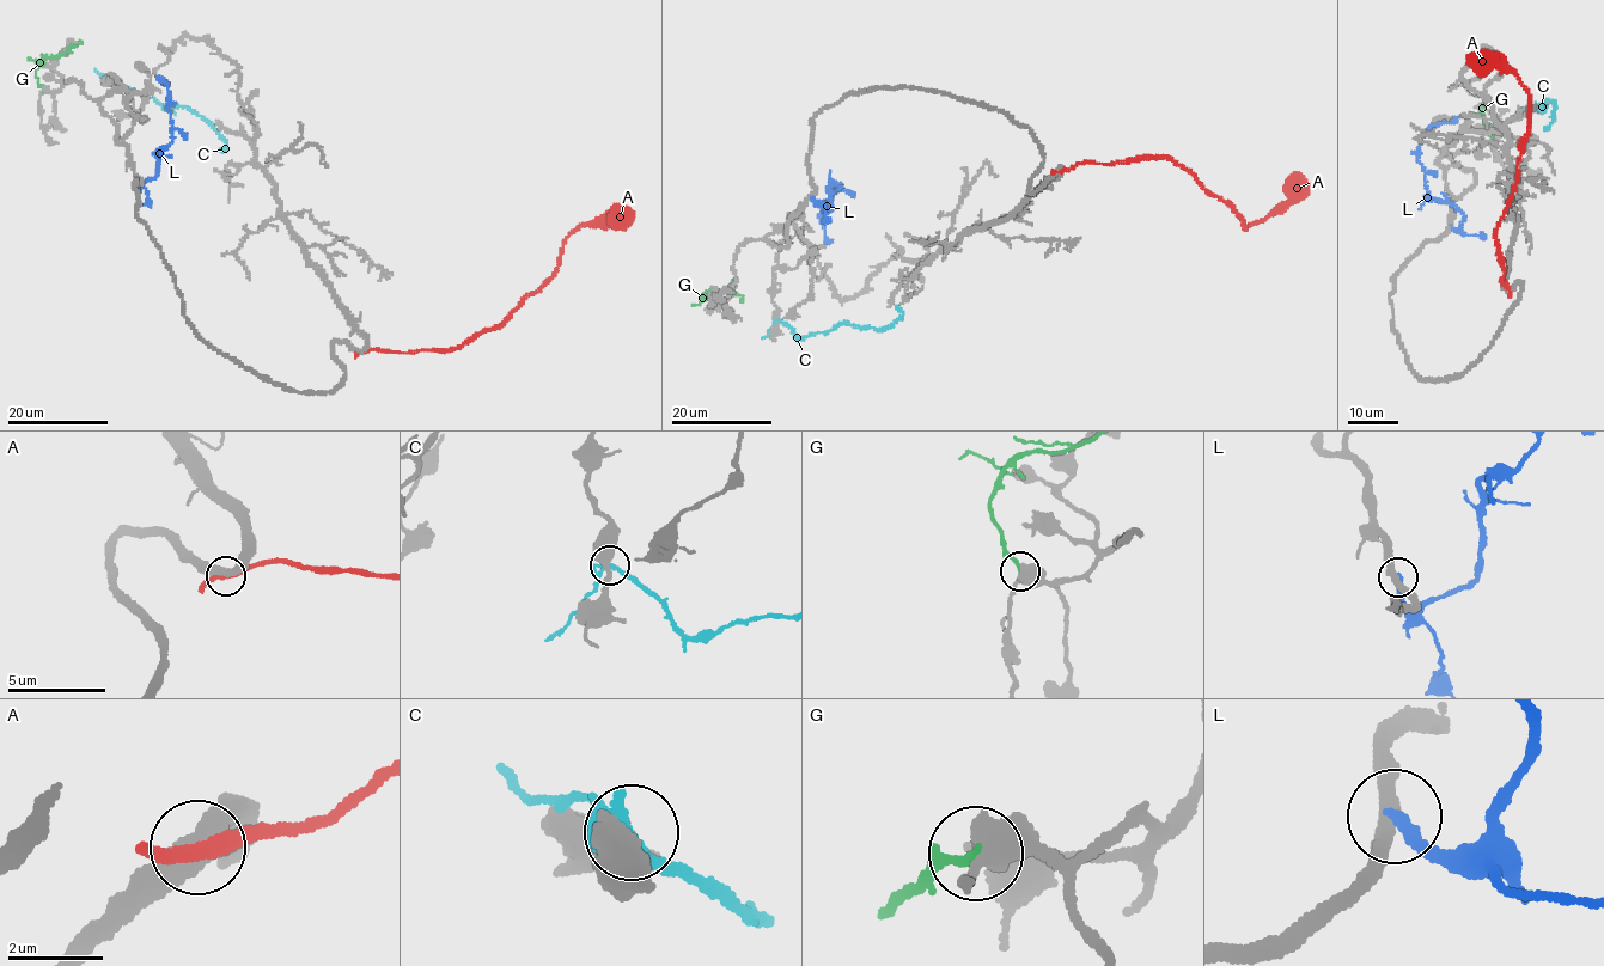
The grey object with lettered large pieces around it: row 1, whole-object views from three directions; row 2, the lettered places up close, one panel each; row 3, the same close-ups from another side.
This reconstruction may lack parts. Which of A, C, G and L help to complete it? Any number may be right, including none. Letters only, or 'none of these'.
none of these

